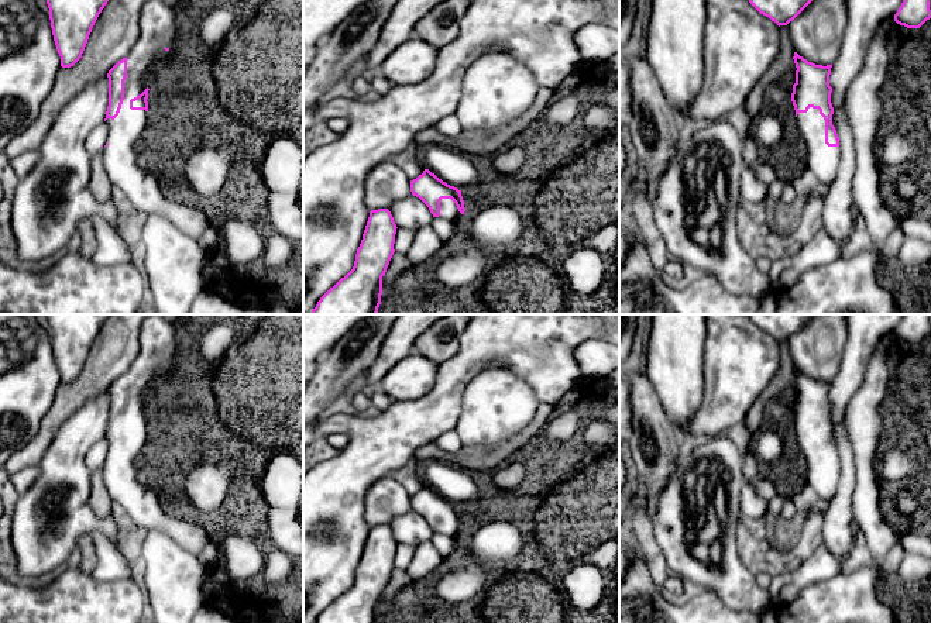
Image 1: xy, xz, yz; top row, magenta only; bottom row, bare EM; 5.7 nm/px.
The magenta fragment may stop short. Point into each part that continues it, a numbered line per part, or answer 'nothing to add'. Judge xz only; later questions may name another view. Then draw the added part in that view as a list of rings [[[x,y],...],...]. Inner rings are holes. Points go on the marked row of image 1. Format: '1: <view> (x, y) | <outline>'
1: xz (449, 210) | [[[451,199],[440,200],[440,218],[461,223],[463,214],[458,211],[456,203]]]

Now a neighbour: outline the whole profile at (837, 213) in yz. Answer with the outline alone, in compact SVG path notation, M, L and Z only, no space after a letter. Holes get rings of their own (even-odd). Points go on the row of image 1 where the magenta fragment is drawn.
M845 104L834 110L832 118L839 138L841 159L835 182L827 192L822 207L825 231L841 245L852 234L852 180L856 171L853 134L849 125Z

